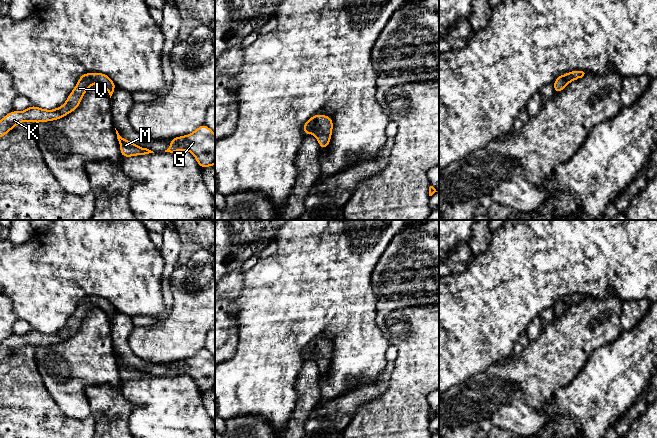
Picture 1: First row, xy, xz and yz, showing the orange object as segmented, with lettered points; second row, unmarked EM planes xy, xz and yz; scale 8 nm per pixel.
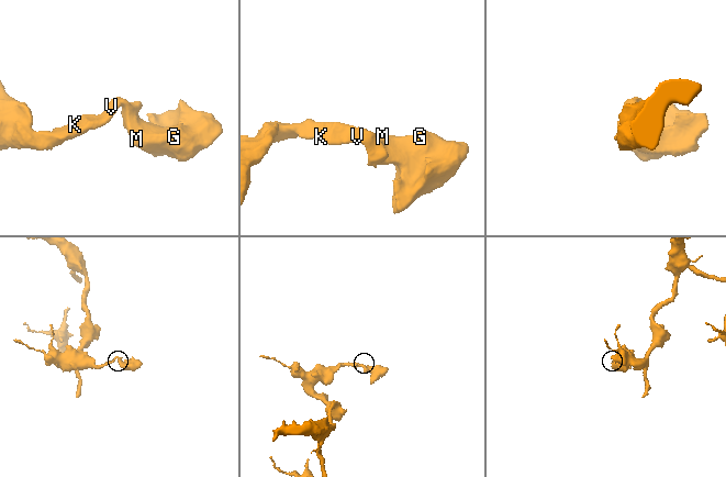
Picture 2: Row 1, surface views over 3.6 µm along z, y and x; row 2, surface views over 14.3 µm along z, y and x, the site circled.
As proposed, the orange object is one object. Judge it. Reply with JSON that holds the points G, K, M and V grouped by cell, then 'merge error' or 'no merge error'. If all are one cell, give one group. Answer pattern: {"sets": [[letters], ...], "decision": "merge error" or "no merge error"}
{"sets": [["G", "K", "M", "V"]], "decision": "no merge error"}

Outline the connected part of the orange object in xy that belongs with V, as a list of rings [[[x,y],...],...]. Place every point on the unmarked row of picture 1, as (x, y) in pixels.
[[[83,297],[62,330],[46,334],[31,329],[25,335],[12,334],[4,340],[0,345],[0,361],[8,358],[14,350],[25,345],[41,347],[65,341],[79,331],[84,318],[94,307],[101,308],[108,315],[110,322],[117,312],[116,308],[105,297]]]

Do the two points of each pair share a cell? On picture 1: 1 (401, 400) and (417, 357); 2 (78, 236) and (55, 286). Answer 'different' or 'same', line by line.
1: same
2: same

